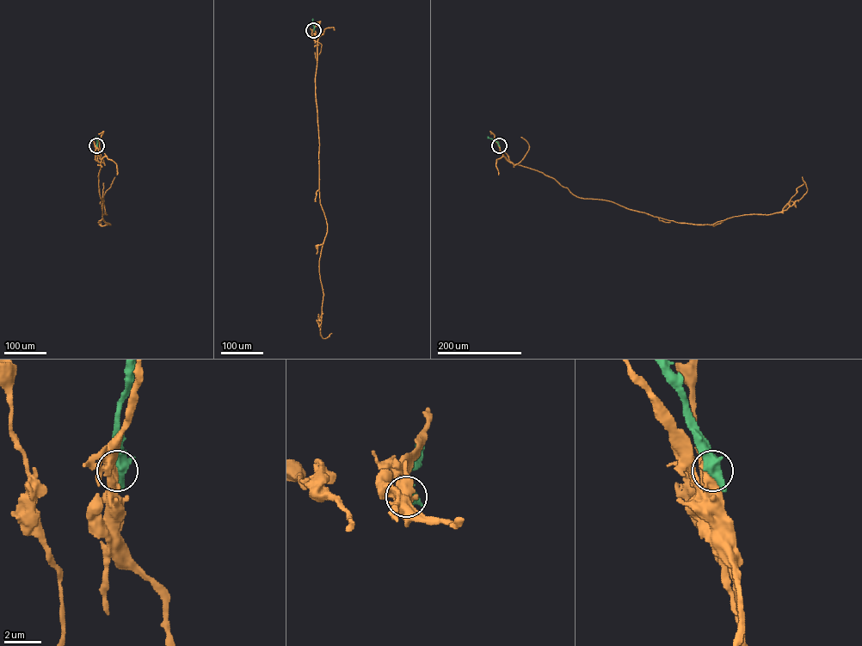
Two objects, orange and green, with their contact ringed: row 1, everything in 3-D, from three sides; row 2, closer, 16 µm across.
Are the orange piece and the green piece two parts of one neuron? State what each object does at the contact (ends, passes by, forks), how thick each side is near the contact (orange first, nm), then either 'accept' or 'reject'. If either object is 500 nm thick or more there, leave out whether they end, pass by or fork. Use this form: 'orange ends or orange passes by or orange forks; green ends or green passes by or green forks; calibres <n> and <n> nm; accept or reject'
calibres 550 and 500 nm; reject

